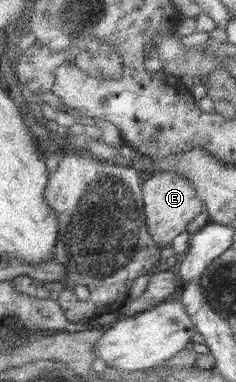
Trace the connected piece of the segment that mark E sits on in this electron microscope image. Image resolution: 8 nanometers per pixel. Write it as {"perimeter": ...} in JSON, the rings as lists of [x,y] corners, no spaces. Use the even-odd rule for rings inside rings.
{"perimeter":[[[174,169],[152,173],[152,177],[144,182],[144,196],[150,231],[161,247],[172,247],[173,241],[189,229],[191,221],[207,210],[196,187]]]}

